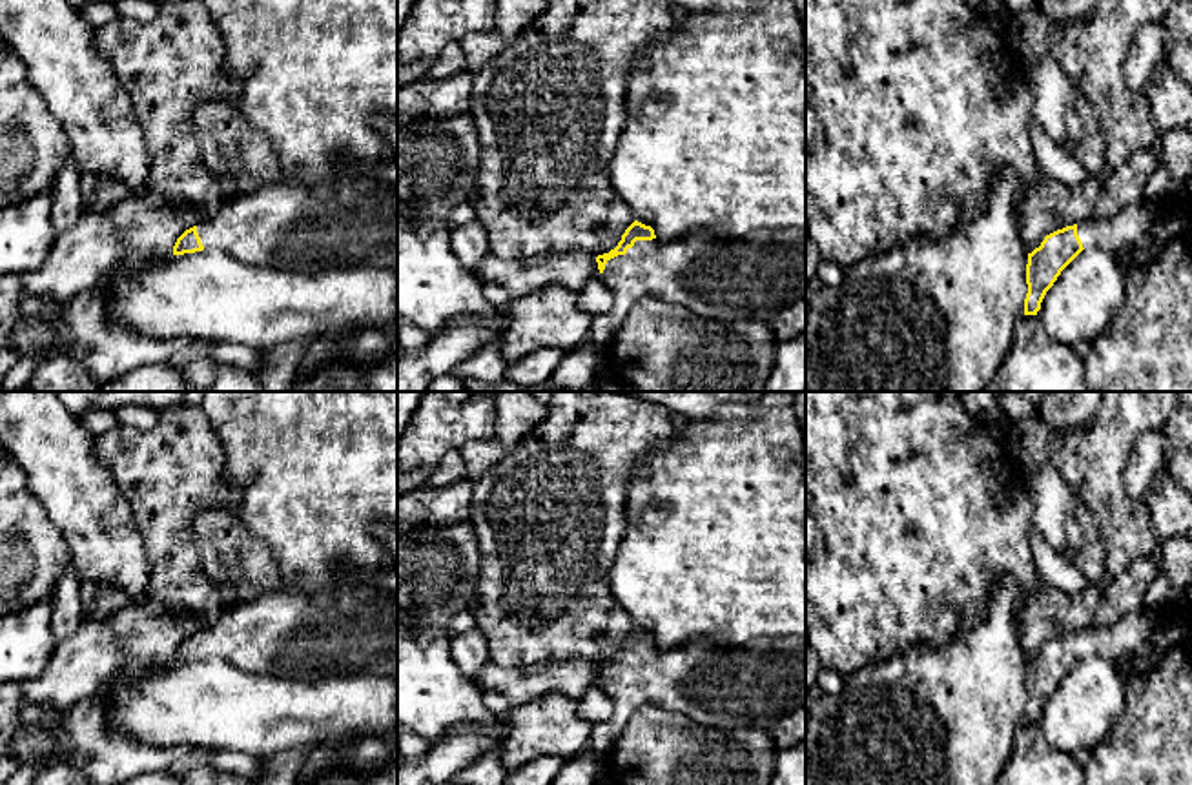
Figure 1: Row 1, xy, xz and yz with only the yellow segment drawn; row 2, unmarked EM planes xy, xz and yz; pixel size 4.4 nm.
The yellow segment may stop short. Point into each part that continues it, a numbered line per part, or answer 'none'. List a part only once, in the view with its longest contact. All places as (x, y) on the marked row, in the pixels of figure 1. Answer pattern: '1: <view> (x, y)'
1: xz (757, 275)

